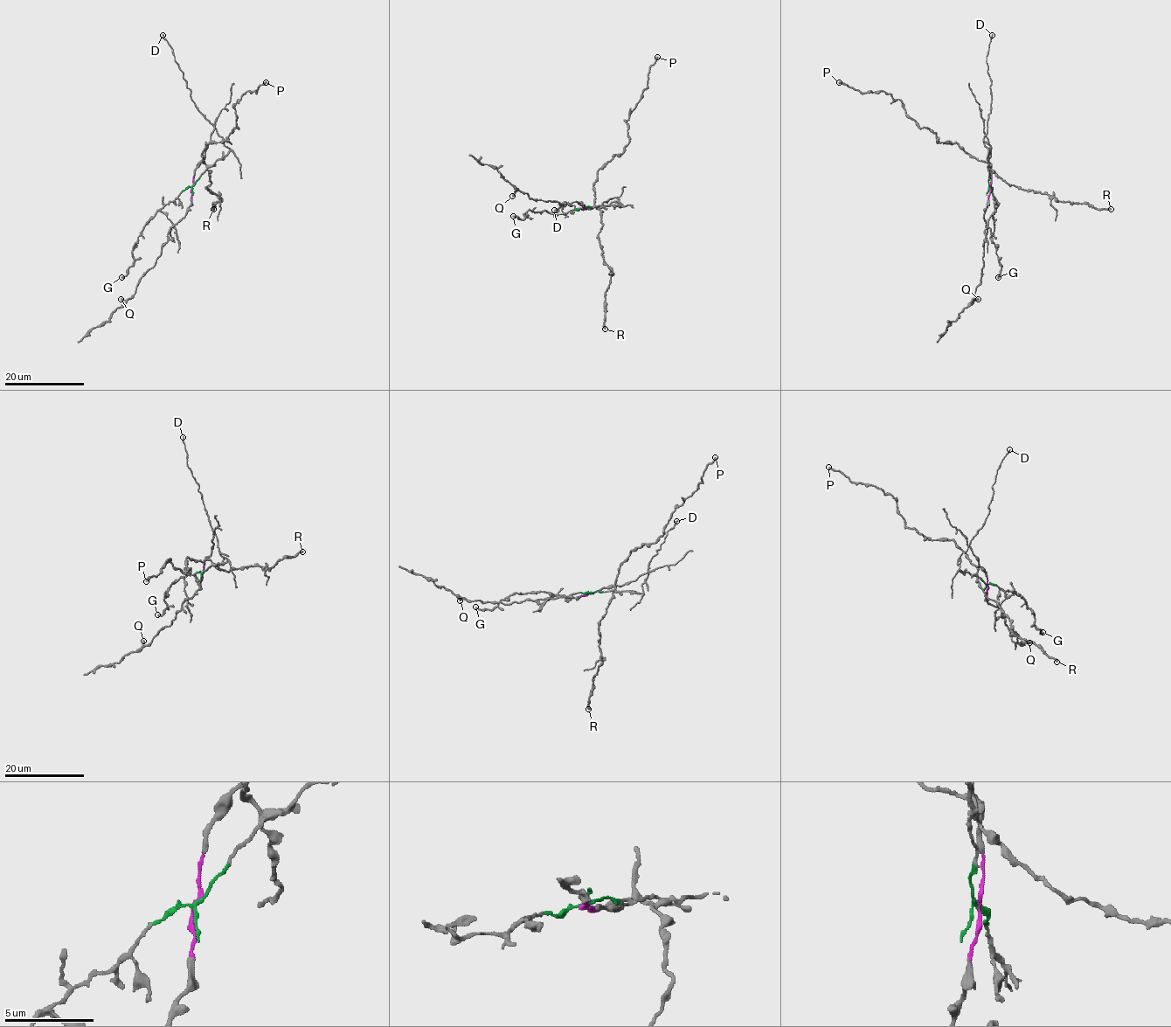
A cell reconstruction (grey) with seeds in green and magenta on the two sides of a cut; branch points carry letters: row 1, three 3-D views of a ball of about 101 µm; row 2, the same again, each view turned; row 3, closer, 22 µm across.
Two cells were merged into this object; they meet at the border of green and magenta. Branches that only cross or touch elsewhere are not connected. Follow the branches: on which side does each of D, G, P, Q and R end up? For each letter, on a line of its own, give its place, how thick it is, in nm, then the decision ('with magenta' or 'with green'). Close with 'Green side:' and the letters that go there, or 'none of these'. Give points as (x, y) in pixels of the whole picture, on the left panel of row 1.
D: place (162, 35); calibre 130 nm; with green
G: place (121, 277); calibre 190 nm; with green
P: place (266, 82); calibre 280 nm; with green
Q: place (121, 299); calibre 240 nm; with magenta
R: place (213, 209); calibre 360 nm; with green
Green side: D, G, P, R

